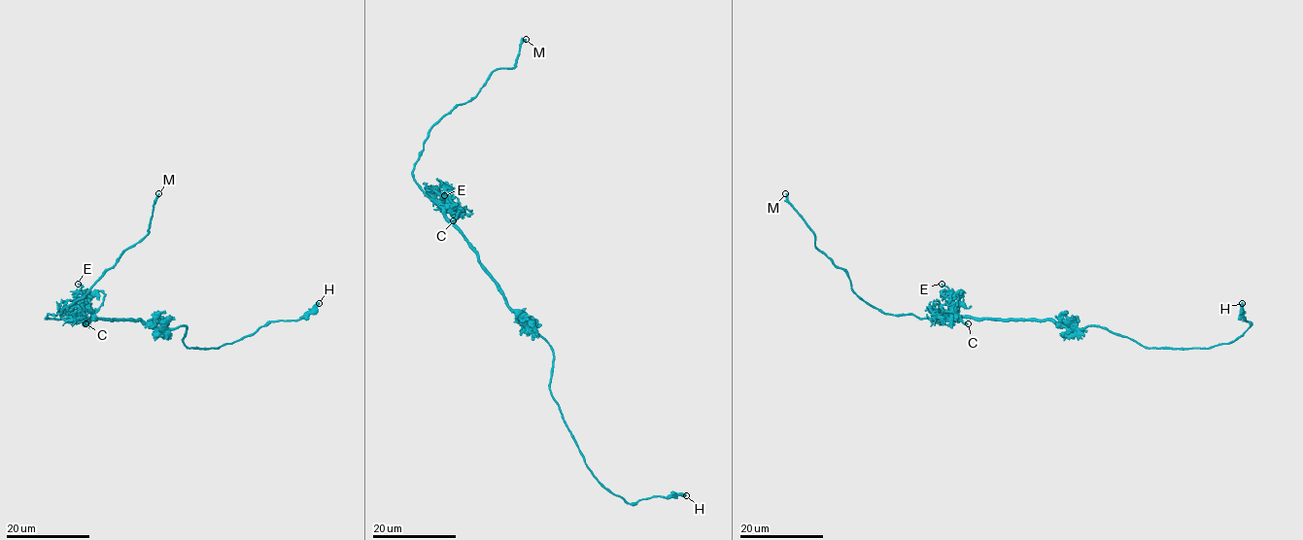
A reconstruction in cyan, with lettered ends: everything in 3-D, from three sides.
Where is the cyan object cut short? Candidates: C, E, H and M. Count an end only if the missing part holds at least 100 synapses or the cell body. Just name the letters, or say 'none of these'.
M

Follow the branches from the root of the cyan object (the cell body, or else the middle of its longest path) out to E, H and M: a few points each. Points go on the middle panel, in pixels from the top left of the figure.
E: (490, 274), (471, 244), (446, 217), (445, 210), (450, 203), (444, 195)
H: (490, 274), (503, 300), (550, 347), (554, 364), (549, 391), (592, 475), (630, 504), (653, 496), (686, 495)
M: (490, 274), (414, 179), (413, 168), (429, 129), (470, 101), (493, 71), (512, 68), (526, 39)

